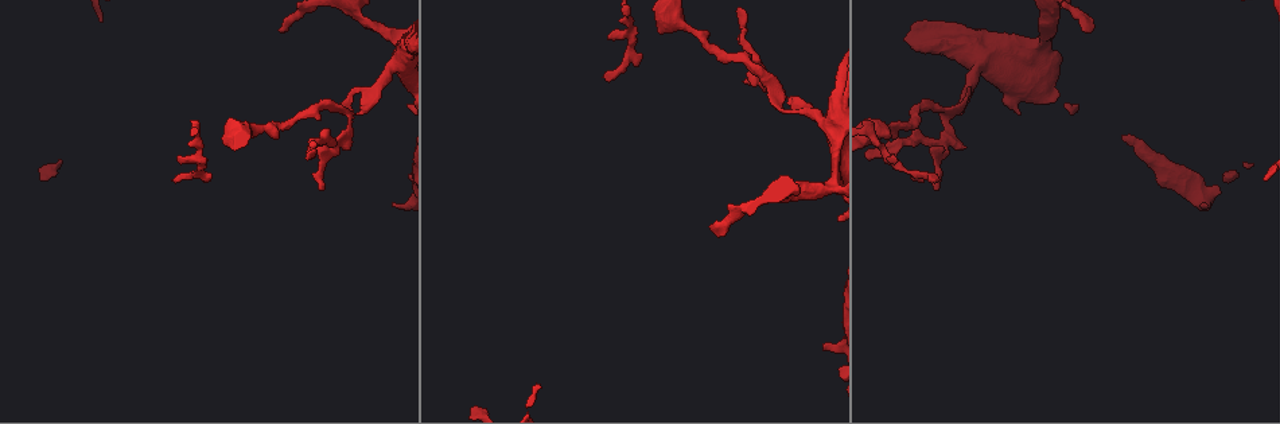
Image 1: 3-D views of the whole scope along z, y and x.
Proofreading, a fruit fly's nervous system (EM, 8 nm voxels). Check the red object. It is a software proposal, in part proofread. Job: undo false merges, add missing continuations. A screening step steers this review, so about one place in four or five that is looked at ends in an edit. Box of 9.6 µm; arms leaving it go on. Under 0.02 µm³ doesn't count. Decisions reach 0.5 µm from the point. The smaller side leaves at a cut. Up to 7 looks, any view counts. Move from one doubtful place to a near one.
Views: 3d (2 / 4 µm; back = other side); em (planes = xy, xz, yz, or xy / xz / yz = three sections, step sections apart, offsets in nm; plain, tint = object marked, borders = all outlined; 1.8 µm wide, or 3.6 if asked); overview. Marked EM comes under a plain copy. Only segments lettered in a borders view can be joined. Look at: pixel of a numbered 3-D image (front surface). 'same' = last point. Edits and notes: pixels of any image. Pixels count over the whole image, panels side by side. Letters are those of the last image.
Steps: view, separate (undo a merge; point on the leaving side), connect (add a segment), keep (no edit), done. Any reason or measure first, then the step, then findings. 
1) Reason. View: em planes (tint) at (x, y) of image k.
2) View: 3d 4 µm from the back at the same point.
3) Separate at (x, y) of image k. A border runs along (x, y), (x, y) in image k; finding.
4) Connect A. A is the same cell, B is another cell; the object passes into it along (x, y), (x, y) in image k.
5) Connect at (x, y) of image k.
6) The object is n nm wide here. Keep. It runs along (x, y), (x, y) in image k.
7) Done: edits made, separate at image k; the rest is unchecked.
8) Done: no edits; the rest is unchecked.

End of a long branch. View: em planes (borders) at (713, 233) of image 1.

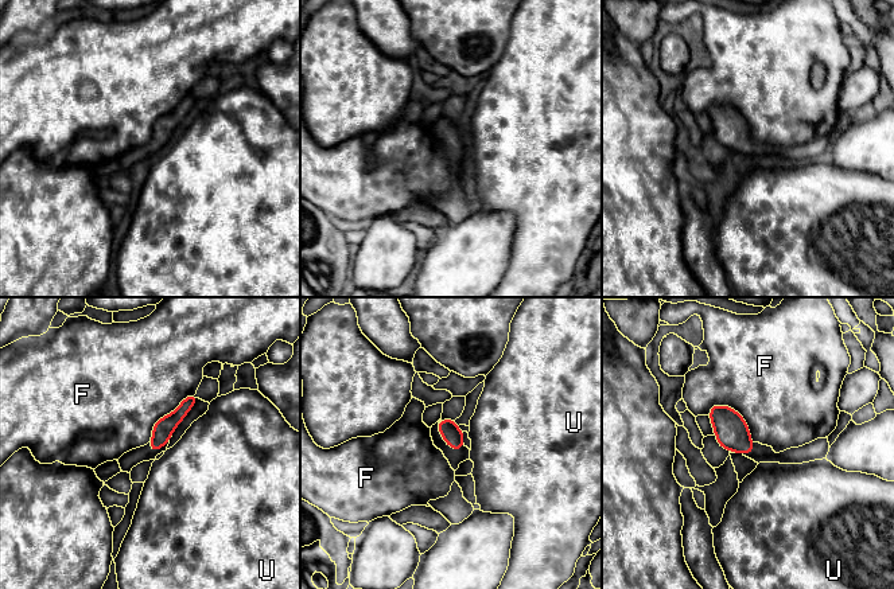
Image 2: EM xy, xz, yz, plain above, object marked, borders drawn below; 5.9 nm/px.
Keep. F and U are other cells; a border runs along (708, 408), (731, 406), (754, 441) in image 2; none of them fits.

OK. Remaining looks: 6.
Abrupt turn. View: em xz step 8 (borders) at (949, 113) of image 1.

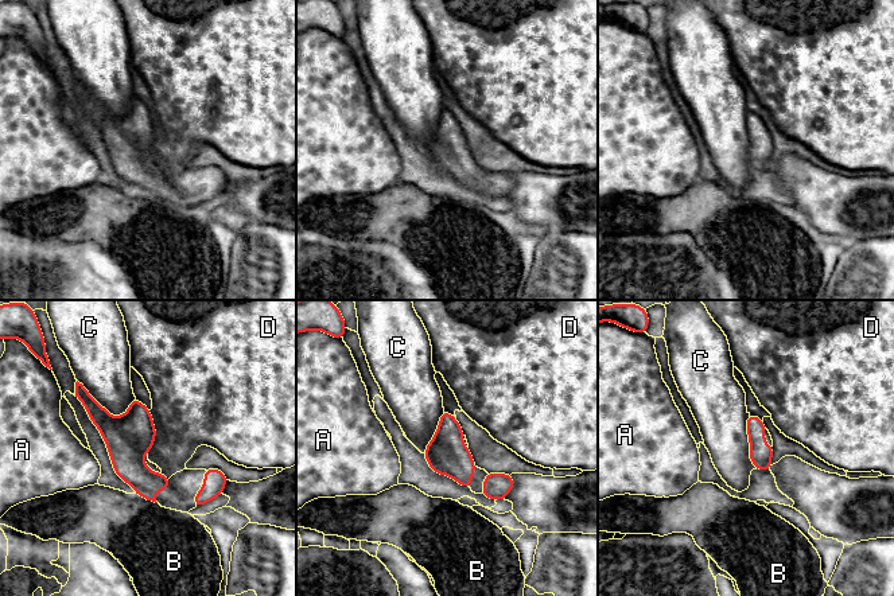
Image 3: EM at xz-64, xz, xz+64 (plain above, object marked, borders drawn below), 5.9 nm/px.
The longest contact is with C, 340 nm. Keep. A, B, C and D are other cells; a border runs along (81, 384), (113, 416), (135, 397) in image 3; one cell here.

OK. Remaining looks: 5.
Branch stops here. View: em 3.6 µm planes (borders) at (938, 188) of image 1.

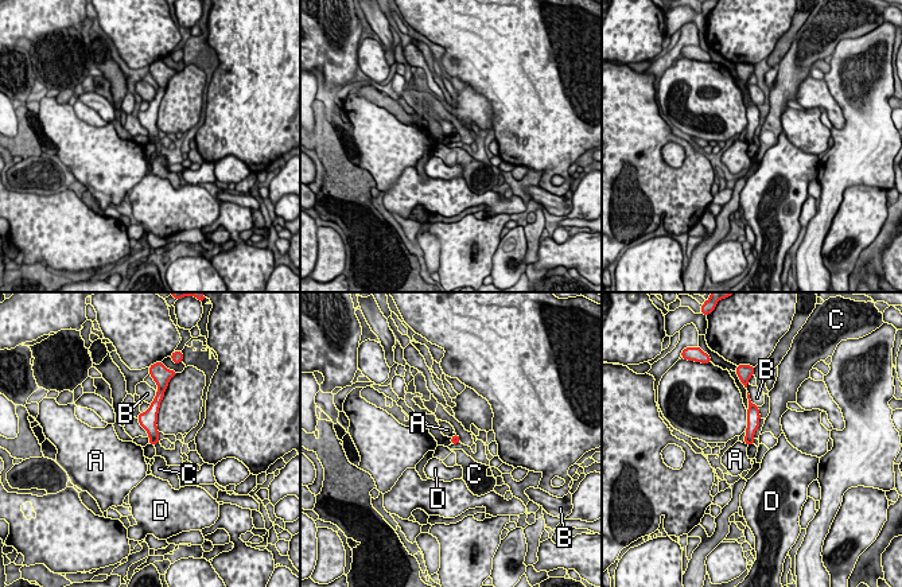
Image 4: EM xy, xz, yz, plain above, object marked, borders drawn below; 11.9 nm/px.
The object is 120 nm wide here. Keep. A, B, C and D are other cells; a border runs along (455, 434), (450, 436) in image 4; no lettered segment goes on from it.

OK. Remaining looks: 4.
Done: no edits; the rest is unchecked.

